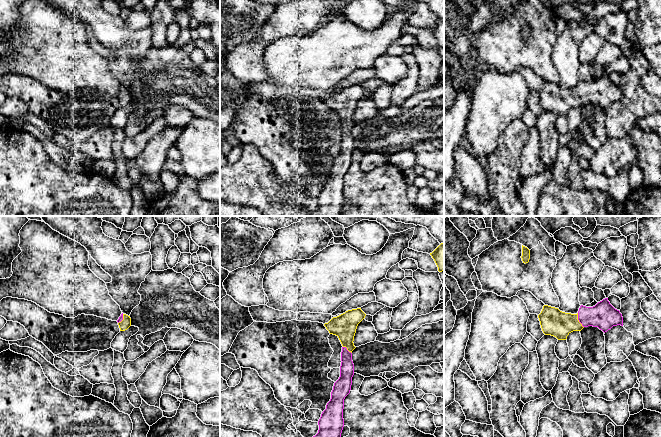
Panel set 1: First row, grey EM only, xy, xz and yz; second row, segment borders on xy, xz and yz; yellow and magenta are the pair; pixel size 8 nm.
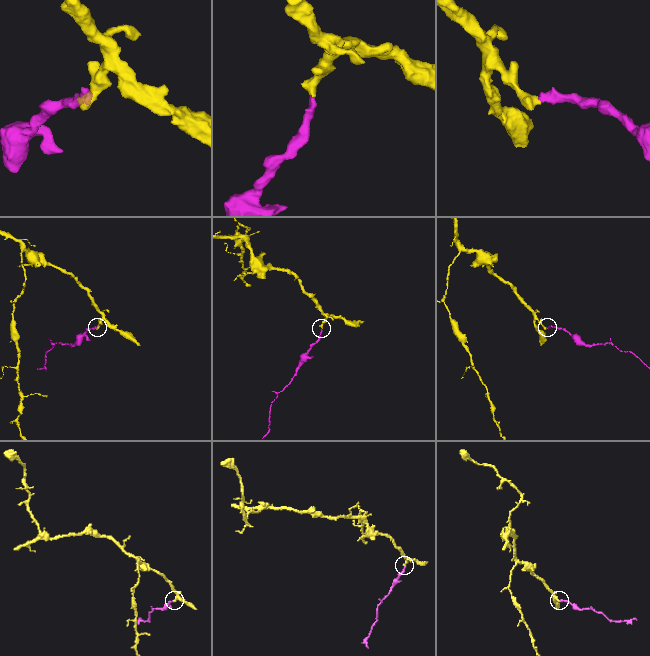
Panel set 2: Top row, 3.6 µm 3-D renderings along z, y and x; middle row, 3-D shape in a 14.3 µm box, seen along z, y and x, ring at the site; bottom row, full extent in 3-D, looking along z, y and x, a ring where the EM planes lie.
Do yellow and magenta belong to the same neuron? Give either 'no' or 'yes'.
yes

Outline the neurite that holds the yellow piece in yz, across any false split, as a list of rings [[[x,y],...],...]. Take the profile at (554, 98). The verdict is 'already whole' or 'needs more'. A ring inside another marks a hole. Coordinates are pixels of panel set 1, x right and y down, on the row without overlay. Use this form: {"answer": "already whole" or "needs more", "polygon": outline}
{"answer": "needs more", "polygon": [[[608,74],[598,78],[593,83],[581,81],[577,90],[565,89],[558,84],[544,81],[538,91],[542,107],[558,116],[566,116],[573,107],[581,107],[584,103],[598,103],[604,109],[613,102],[623,102],[623,93],[615,85]]]}

